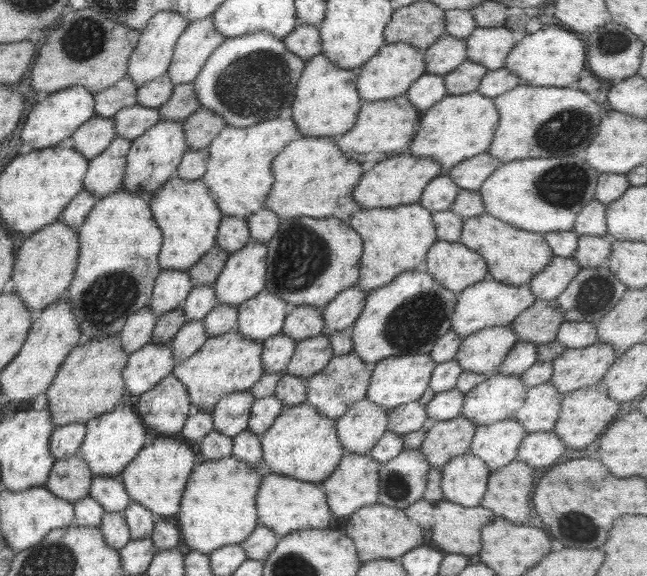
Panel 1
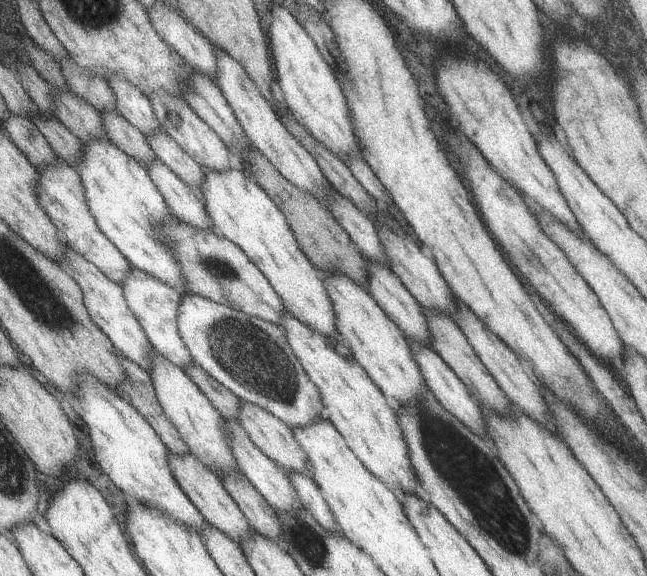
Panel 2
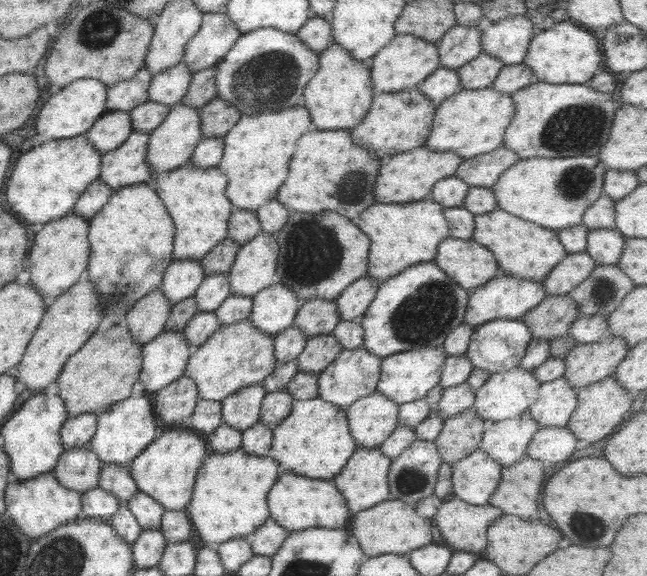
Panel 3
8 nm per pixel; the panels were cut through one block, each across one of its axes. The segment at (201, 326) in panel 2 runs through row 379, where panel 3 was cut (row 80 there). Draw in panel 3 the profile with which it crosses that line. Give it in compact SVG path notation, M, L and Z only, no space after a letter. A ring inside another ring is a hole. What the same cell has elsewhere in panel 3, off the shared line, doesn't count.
M273 29L241 33L229 51L213 64L215 99L219 98L233 106L241 117L298 106L302 102L307 81L317 72L317 55L302 46L295 34Z

